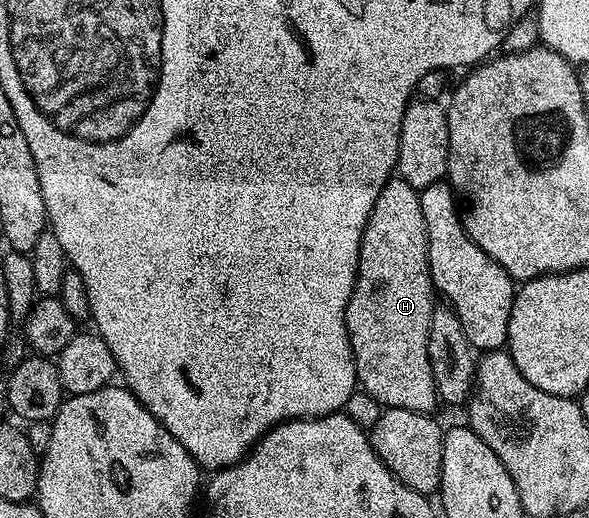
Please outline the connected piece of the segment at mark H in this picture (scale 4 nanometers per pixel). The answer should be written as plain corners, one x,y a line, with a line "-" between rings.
398,176
388,178
381,188
361,236
357,278
347,305
347,335
351,341
351,357
355,359
355,377
361,390
376,398
380,407
405,408
426,414
434,411
440,399
426,347
433,309
433,287
427,259
427,229
425,216
421,216
419,195
420,191
414,190

